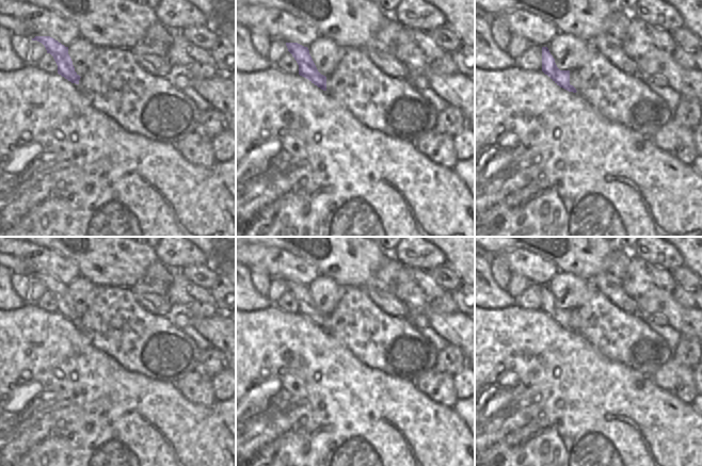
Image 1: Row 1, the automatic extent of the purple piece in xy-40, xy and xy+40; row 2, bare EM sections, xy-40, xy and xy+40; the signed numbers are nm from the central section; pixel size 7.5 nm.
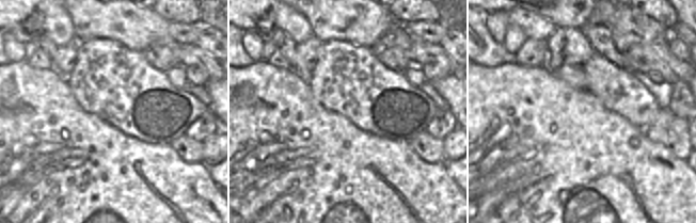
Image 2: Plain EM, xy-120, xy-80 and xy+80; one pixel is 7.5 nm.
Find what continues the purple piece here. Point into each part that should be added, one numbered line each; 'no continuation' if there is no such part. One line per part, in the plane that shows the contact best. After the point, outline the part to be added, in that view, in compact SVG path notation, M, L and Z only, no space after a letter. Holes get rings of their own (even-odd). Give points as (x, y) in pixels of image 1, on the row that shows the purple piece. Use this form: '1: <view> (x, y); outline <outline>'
1: xy+40 (574, 80); outline M570 70L570 84L573 85L576 91L580 86L580 80L576 70Z

